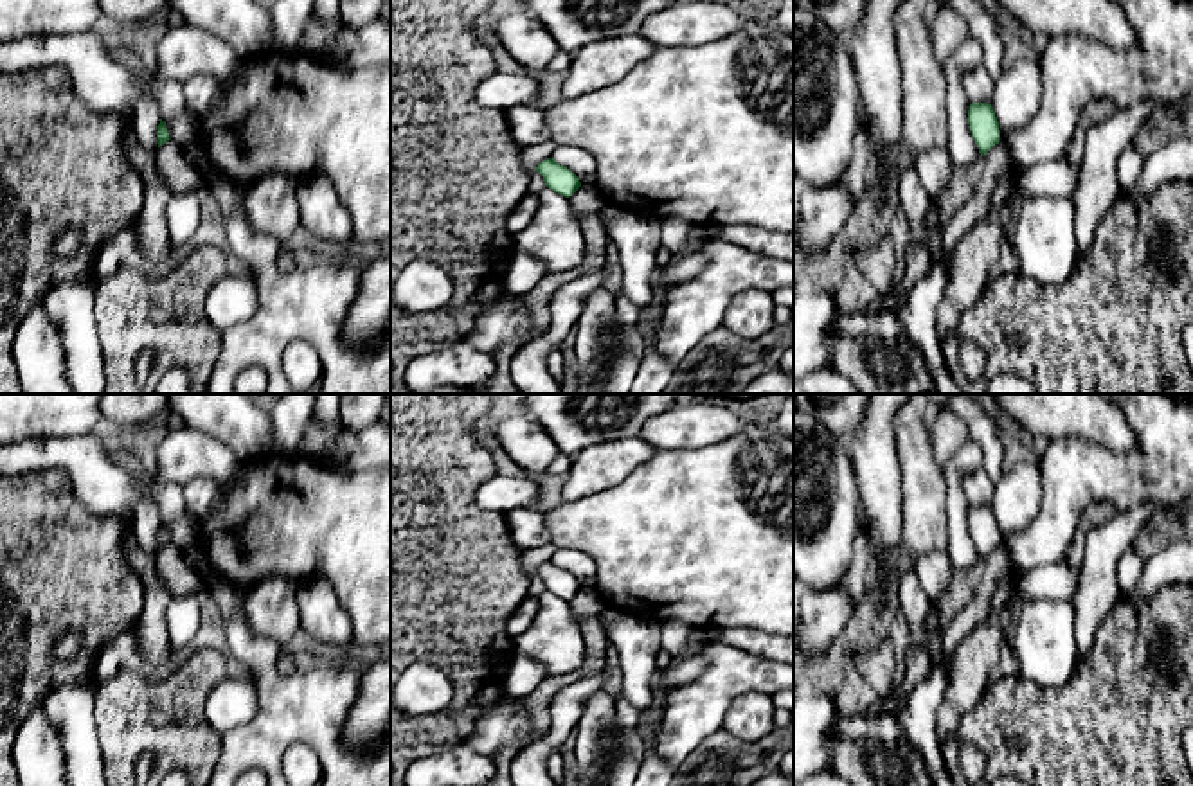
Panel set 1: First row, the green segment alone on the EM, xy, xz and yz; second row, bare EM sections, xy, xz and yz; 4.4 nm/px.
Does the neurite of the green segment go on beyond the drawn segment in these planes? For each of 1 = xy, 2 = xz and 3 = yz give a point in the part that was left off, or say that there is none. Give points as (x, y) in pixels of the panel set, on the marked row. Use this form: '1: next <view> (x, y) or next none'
1: next none
2: next none
3: next none

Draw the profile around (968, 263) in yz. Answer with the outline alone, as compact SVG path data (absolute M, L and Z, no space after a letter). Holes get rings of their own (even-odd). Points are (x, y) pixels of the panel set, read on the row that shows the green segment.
M1004 173L991 194L988 214L952 250L937 252L937 261L948 268L946 290L937 306L941 344L959 329L961 318L973 309L990 282L990 268L999 261L1004 239L999 210L1011 192L1013 173Z

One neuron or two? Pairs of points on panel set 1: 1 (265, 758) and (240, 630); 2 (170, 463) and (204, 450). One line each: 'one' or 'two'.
1: one
2: one

